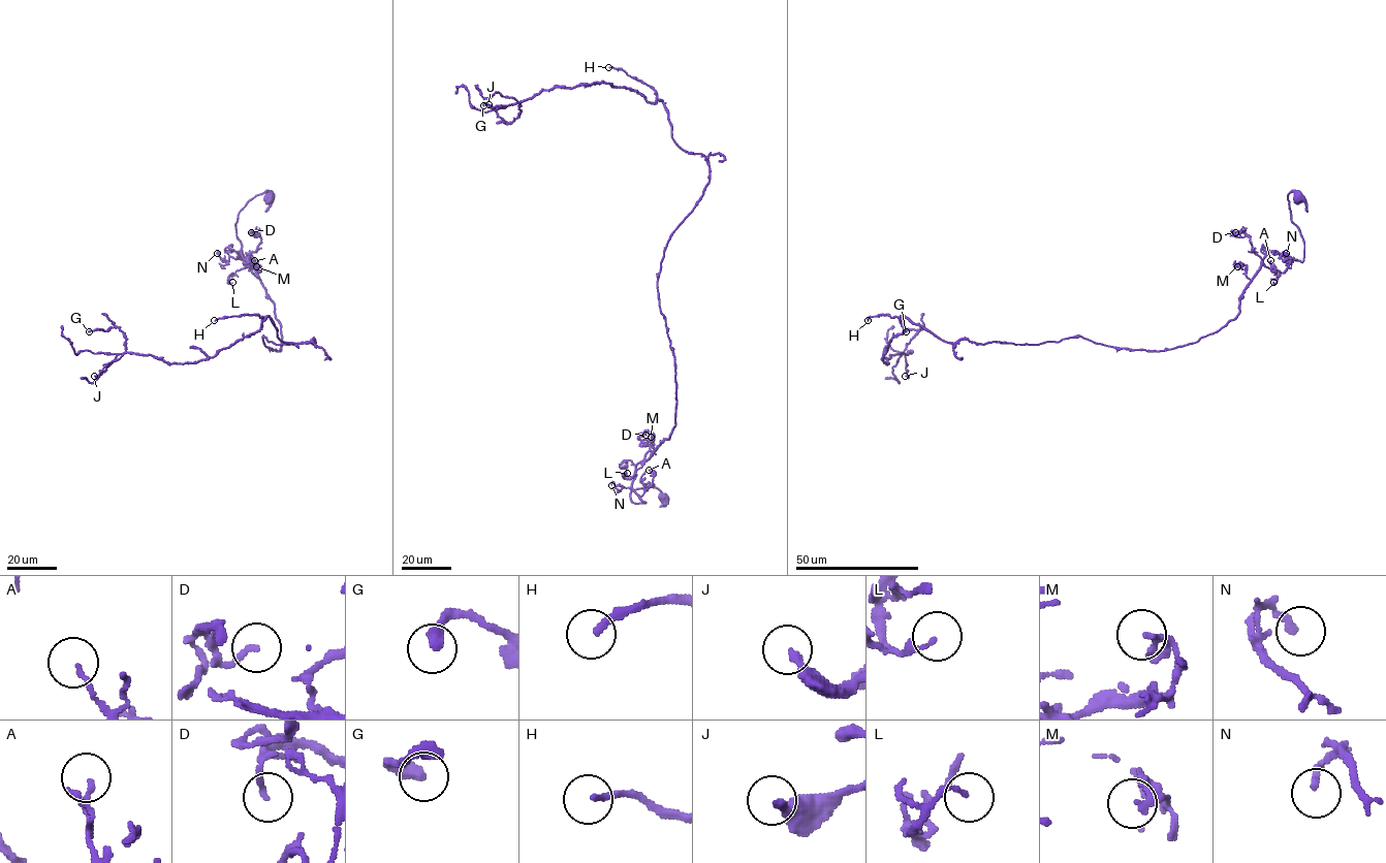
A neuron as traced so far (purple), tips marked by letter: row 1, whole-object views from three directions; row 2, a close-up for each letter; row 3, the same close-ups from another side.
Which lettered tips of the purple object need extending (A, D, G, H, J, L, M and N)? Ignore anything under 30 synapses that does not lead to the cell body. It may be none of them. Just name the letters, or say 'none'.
H

